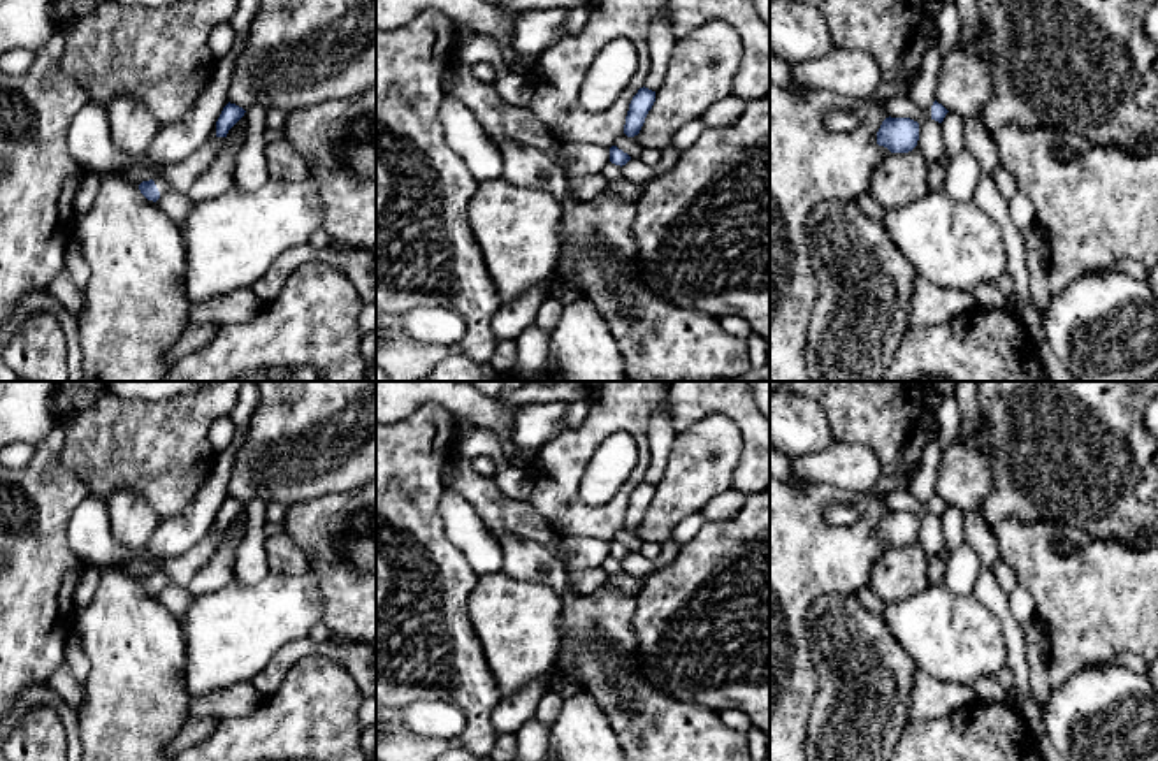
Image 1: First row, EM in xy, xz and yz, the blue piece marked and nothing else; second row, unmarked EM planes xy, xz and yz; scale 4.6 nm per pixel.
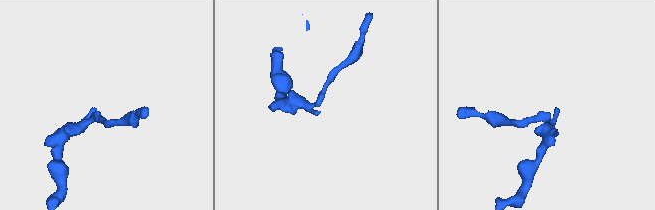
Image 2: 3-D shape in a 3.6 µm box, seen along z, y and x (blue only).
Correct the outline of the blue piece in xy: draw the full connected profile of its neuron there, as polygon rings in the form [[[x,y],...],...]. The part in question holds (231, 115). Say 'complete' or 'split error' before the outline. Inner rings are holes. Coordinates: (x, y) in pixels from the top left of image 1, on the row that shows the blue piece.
complete; [[[227,104],[216,121],[216,137],[227,137],[228,130],[244,116],[244,109],[235,104]]]

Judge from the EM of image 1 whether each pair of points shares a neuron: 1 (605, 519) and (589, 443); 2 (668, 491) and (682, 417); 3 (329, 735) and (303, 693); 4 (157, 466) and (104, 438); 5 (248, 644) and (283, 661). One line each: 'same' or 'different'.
1: same
2: different
3: same
4: same
5: different

